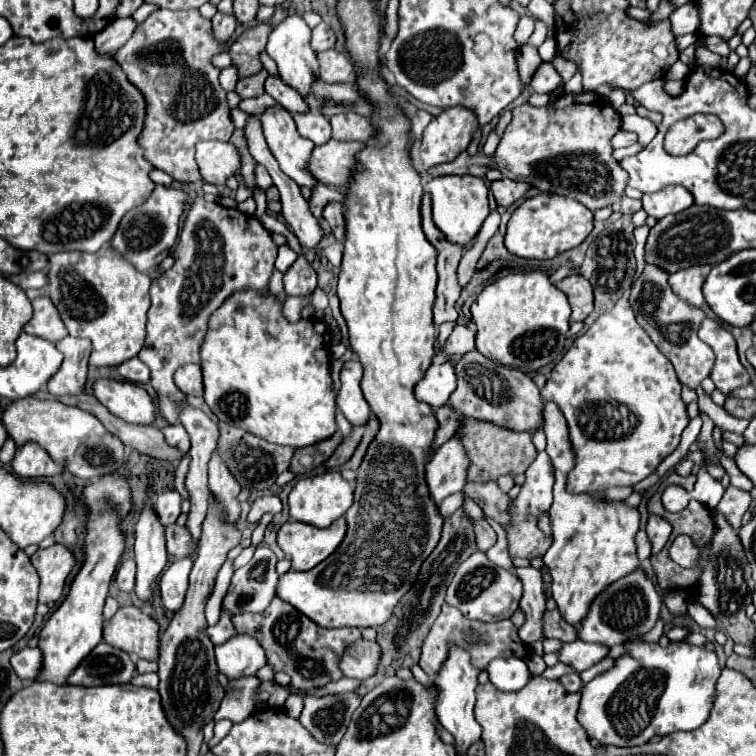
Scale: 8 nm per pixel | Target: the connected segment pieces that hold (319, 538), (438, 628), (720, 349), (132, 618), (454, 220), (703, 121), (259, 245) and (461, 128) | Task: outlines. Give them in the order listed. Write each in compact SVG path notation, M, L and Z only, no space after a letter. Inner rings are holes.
M340 517L334 525L318 529L300 521L286 521L278 529L278 545L290 557L292 569L310 571L320 561L324 561L346 535L346 519Z
M442 605L442 611L438 615L438 619L434 621L424 645L422 645L422 657L420 657L420 667L434 677L434 673L438 673L442 661L446 659L446 645L450 641L458 641L458 645L470 649L470 655L474 657L474 665L478 665L480 669L486 669L486 665L496 659L496 657L528 657L530 655L530 647L524 645L518 637L518 629L512 625L510 619L506 621L496 621L496 623L482 623L482 621L466 621L466 617L462 617L462 613L458 613L458 609L450 607L450 605Z
M706 319L698 331L700 339L708 343L716 355L716 365L712 369L712 379L718 389L722 389L724 395L736 387L744 387L750 383L746 369L738 361L736 353L736 341L730 331L726 331L722 325L718 325L712 319Z
M132 605L120 607L116 615L106 621L102 639L140 659L156 661L158 657L158 623Z
M442 175L434 177L426 185L426 191L432 195L432 213L436 227L446 235L448 241L454 241L458 245L468 245L476 237L480 225L490 213L486 179L472 175Z
M692 115L688 119L676 121L664 139L664 149L670 155L688 155L694 151L694 147L700 141L706 139L716 139L724 133L724 125L716 115Z
M202 197L192 201L174 249L176 263L152 281L152 305L146 313L146 343L138 355L150 369L152 387L160 397L160 413L168 423L174 423L174 409L170 409L166 393L178 393L172 377L178 367L200 361L198 349L206 335L210 313L238 289L268 289L276 253L278 245L256 217L208 203ZM238 277L246 283L238 283Z
M450 107L430 121L420 145L422 167L430 169L440 163L454 161L458 153L466 151L472 133L478 129L474 113L462 107Z

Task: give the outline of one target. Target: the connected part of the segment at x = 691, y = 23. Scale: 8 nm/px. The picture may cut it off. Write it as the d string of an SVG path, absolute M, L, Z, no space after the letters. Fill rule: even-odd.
M682 5L668 17L670 29L674 37L686 35L686 33L696 33L698 31L698 13L694 13L694 5Z

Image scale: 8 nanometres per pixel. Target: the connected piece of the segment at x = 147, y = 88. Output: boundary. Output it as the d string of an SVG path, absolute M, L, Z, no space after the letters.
M158 9L154 11L132 37L114 53L114 61L126 73L128 81L142 93L146 101L146 119L144 129L138 135L138 145L144 149L144 159L154 167L162 169L176 181L202 181L198 173L198 165L194 165L194 145L206 139L228 141L234 133L234 125L230 121L230 109L226 103L226 91L218 83L220 69L210 65L210 57L220 53L222 45L212 37L212 25L204 19L196 9L190 11L172 11Z

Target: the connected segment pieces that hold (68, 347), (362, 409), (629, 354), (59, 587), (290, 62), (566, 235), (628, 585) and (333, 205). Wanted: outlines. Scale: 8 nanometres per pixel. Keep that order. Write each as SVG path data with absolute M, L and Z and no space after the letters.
M64 337L56 343L56 349L64 355L62 367L48 381L48 391L54 397L62 395L80 395L84 393L88 379L88 357L92 353L92 345L86 339Z
M352 359L344 363L340 381L342 387L336 397L336 405L344 413L344 417L350 421L350 425L366 425L370 417L370 405L366 403L362 389L360 389L360 379L362 379L362 363L358 359Z
M630 289L616 301L616 305L596 319L596 323L580 335L568 353L554 365L544 389L544 399L554 401L564 413L570 427L570 443L576 457L572 471L566 477L566 491L570 493L602 493L608 487L630 487L656 471L664 457L668 457L680 443L680 435L688 425L686 403L680 397L680 381L670 359L660 353L648 333L638 325L628 301Z
M54 543L48 549L38 549L30 557L34 569L40 575L40 603L58 601L64 591L64 583L68 573L74 567L74 557L68 547Z
M288 15L282 23L278 23L272 29L272 33L268 37L266 51L276 61L280 77L290 87L294 87L300 95L306 95L312 81L314 81L314 75L318 71L318 59L316 59L316 53L310 47L310 27L306 25L306 21L300 15Z
M534 195L526 199L510 217L506 231L506 249L524 259L552 259L562 251L580 245L592 231L594 215L582 203L562 195Z
M636 569L634 573L630 573L630 577L622 577L618 583L610 585L610 589L602 591L596 597L586 621L582 623L578 637L586 643L602 643L602 645L608 645L608 641L626 641L630 637L638 637L654 627L660 615L660 605L662 599L656 593L652 581L644 575L642 569Z
M330 201L330 203L324 207L322 215L324 215L324 219L330 223L332 235L336 237L336 241L344 241L344 213L342 213L342 203Z

